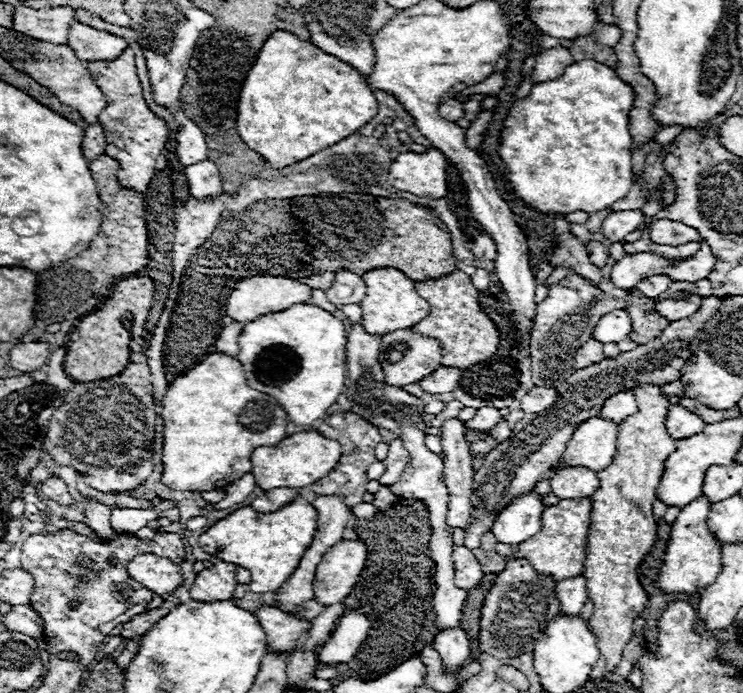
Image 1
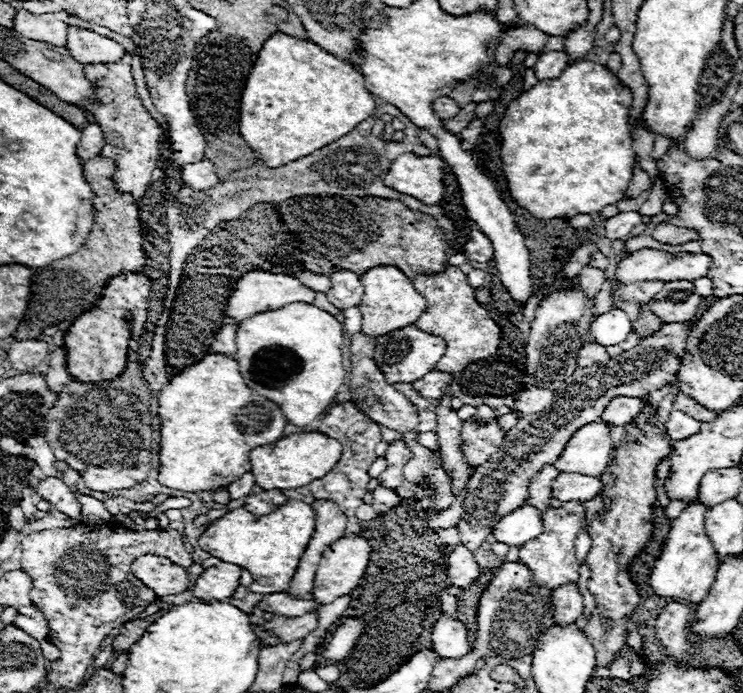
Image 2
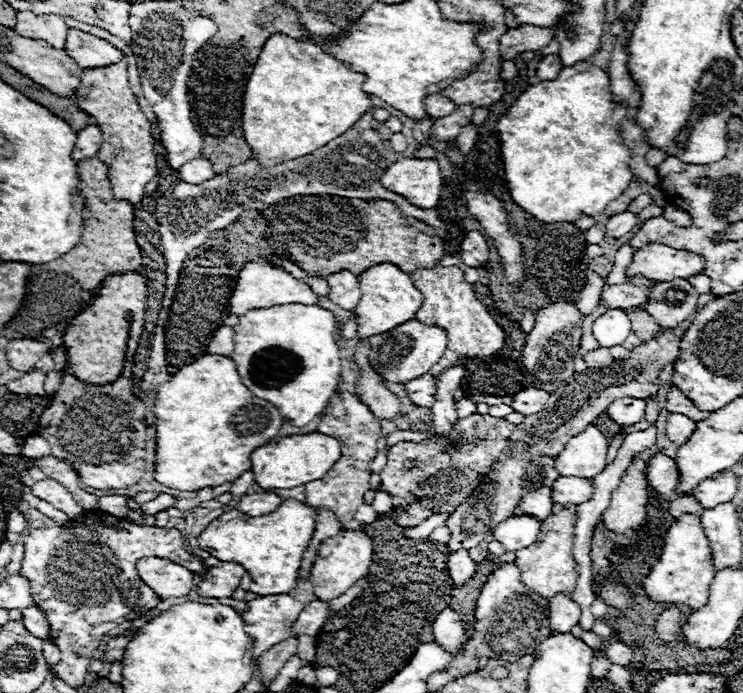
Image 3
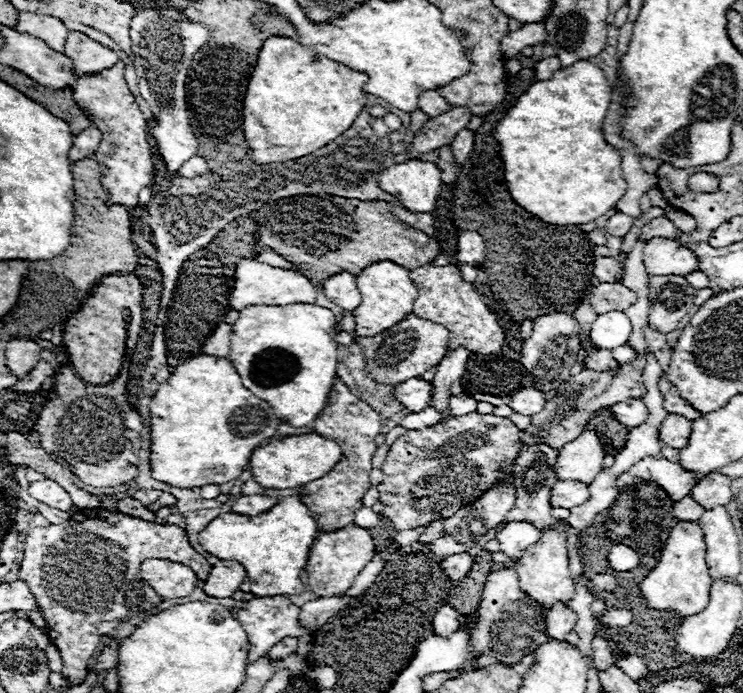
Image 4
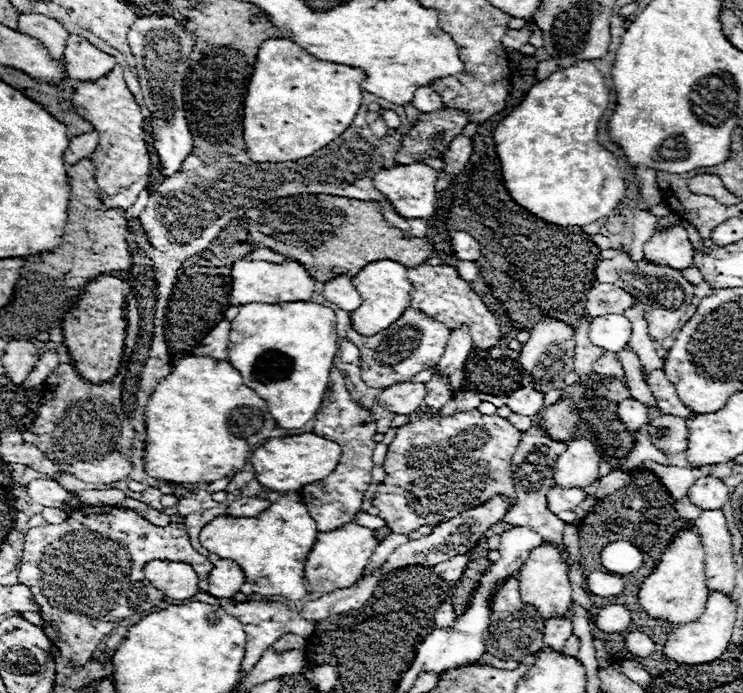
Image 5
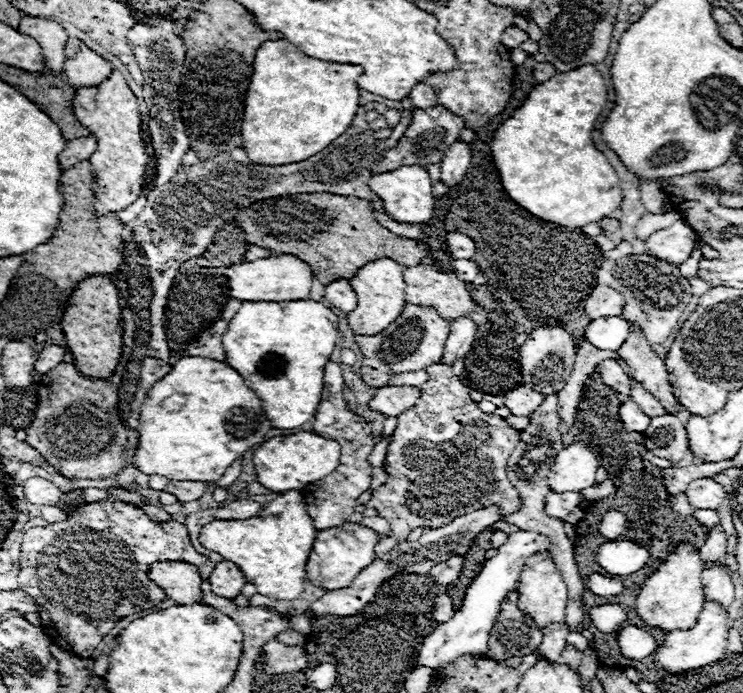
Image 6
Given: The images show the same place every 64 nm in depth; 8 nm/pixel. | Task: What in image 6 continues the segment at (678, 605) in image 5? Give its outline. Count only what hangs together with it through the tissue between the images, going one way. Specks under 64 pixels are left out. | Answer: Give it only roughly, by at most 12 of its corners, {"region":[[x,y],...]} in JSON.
{"region":[[682,544],[648,576],[638,616],[664,632],[696,624],[704,562]]}

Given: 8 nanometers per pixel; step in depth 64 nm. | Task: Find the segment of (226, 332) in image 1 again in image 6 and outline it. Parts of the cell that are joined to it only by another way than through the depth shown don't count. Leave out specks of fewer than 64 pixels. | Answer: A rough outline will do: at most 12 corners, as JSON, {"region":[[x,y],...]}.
{"region":[[214,322],[182,352],[224,362],[222,348],[228,322]]}

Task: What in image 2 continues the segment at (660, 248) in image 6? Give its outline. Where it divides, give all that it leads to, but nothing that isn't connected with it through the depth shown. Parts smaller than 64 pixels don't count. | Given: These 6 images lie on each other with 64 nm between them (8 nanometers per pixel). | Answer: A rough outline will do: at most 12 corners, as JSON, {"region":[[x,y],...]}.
{"region":[[656,248],[618,264],[620,284],[640,280],[696,280],[710,256]]}

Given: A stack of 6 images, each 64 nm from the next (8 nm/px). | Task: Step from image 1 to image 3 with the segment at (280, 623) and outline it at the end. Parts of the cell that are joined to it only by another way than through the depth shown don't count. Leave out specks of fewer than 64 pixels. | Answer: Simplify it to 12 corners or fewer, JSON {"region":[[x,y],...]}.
{"region":[[314,600],[294,622],[296,636],[316,634],[328,620],[330,602]]}

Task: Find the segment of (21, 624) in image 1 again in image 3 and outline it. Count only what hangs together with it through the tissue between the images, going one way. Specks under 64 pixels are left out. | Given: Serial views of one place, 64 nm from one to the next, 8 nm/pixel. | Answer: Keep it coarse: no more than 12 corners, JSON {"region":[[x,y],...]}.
{"region":[[38,606],[22,612],[22,622],[30,634],[42,640],[50,628]]}

